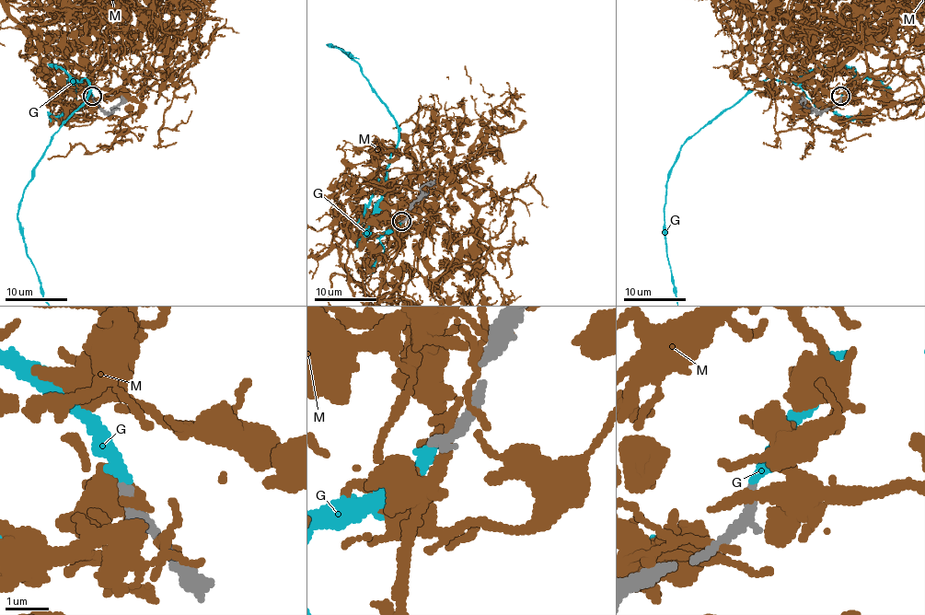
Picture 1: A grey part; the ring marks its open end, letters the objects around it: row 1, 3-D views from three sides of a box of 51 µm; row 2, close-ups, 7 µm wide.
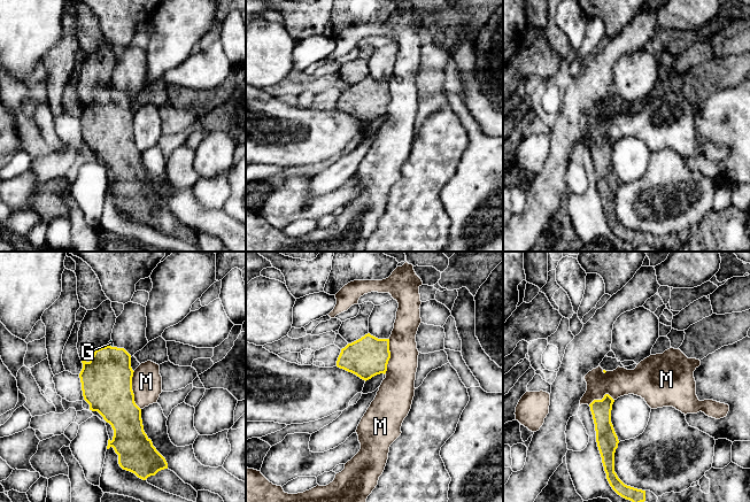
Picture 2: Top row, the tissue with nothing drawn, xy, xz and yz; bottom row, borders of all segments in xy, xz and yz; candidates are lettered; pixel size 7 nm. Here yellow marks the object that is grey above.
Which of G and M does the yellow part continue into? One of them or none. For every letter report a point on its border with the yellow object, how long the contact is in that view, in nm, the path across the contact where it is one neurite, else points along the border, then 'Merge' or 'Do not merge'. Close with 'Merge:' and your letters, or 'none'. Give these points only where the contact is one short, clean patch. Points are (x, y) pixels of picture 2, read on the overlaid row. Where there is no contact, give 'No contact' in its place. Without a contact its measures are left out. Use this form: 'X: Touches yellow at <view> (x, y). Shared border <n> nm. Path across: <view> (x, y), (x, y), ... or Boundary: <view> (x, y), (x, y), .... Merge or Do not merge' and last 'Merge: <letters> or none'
G: Touches yellow at xy (110, 346). Shared border 50 nm. Path across: xy (106, 380), (110, 346), (110, 342). Merge
M: Touches yellow at xy (132, 391). Shared border 280 nm. Do not merge
Merge: G

